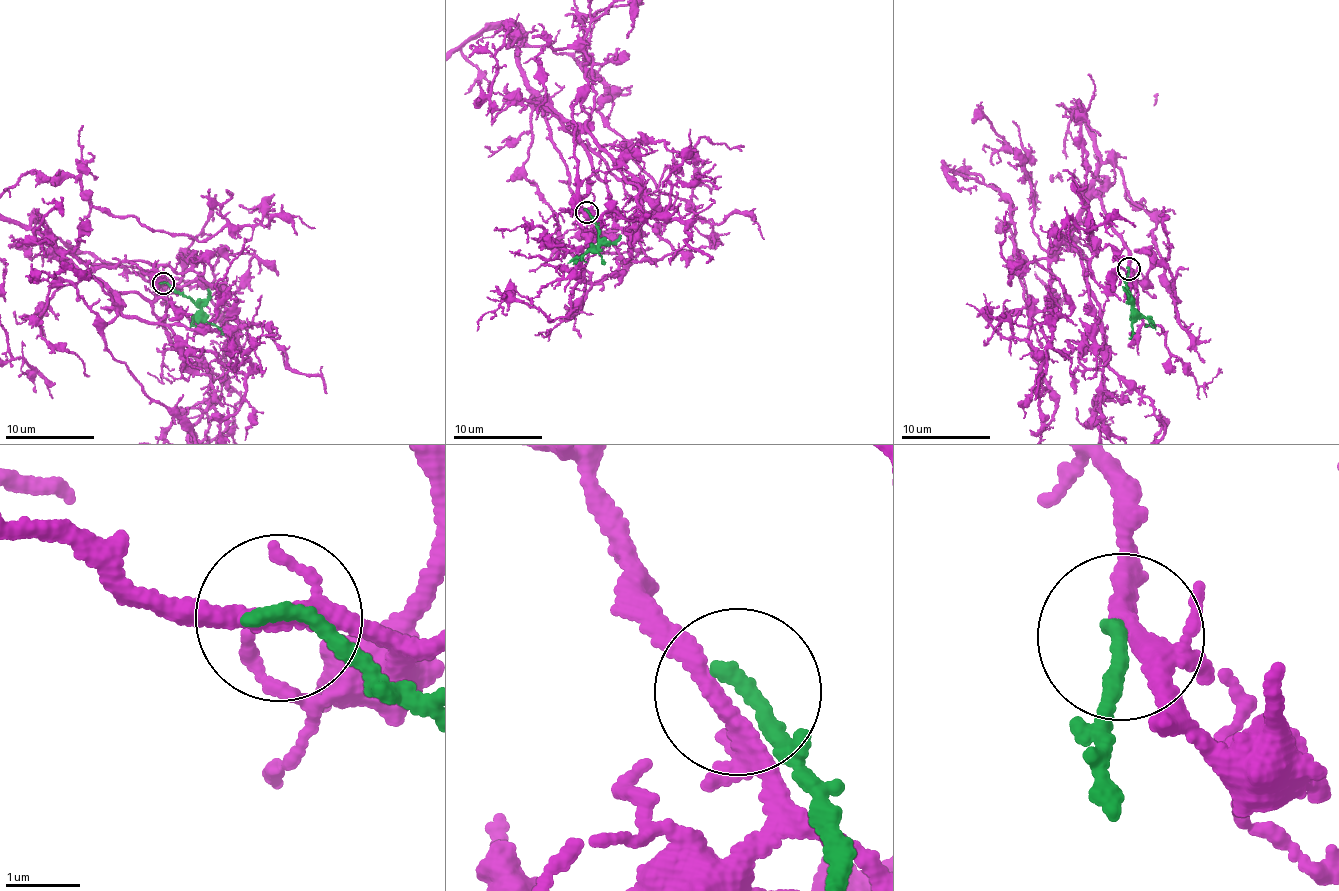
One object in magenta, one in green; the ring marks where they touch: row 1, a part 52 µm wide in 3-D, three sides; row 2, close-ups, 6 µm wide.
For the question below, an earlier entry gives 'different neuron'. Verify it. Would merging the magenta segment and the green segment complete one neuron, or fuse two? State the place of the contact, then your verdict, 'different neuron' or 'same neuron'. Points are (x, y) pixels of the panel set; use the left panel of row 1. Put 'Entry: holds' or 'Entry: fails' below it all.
place (163, 283); same neuron
Entry: fails

